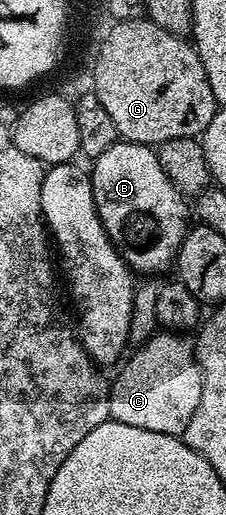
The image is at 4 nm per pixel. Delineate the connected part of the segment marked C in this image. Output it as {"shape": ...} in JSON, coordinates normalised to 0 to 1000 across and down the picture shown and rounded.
{"shape":[[[690,645],[642,670],[611,674],[593,685],[580,697],[566,693],[540,705],[544,720],[491,742],[487,817],[588,823],[588,831],[642,831],[659,839],[801,847],[836,816],[854,816],[854,800],[872,800],[872,784],[889,784],[898,726],[863,695],[850,658],[792,645]]]}

